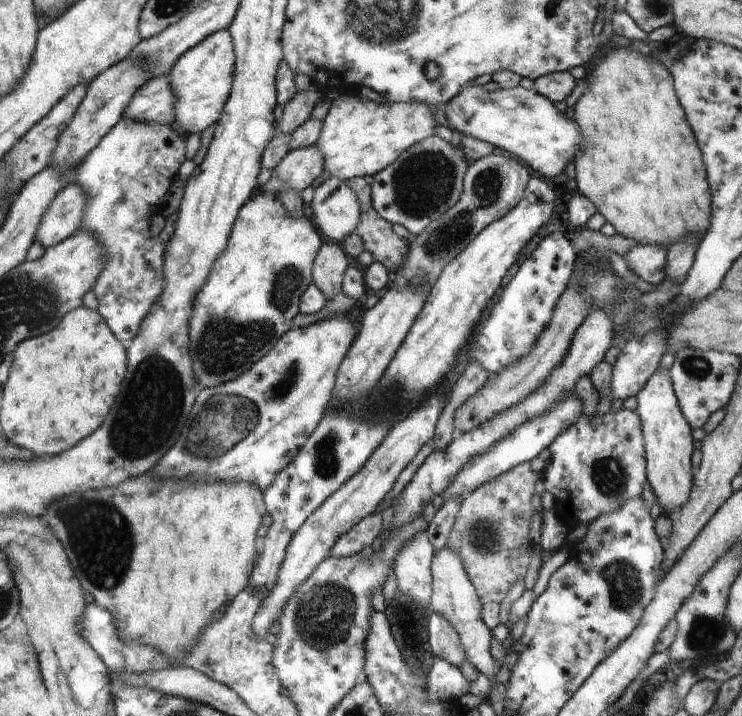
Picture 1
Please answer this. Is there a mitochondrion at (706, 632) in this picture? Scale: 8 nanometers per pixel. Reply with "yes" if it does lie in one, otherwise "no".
yes

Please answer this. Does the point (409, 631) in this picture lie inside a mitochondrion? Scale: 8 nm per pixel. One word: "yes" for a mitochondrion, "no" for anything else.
yes

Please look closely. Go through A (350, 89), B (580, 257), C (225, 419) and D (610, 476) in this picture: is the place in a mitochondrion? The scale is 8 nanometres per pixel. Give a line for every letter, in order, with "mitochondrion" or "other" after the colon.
A: other
B: other
C: mitochondrion
D: mitochondrion

